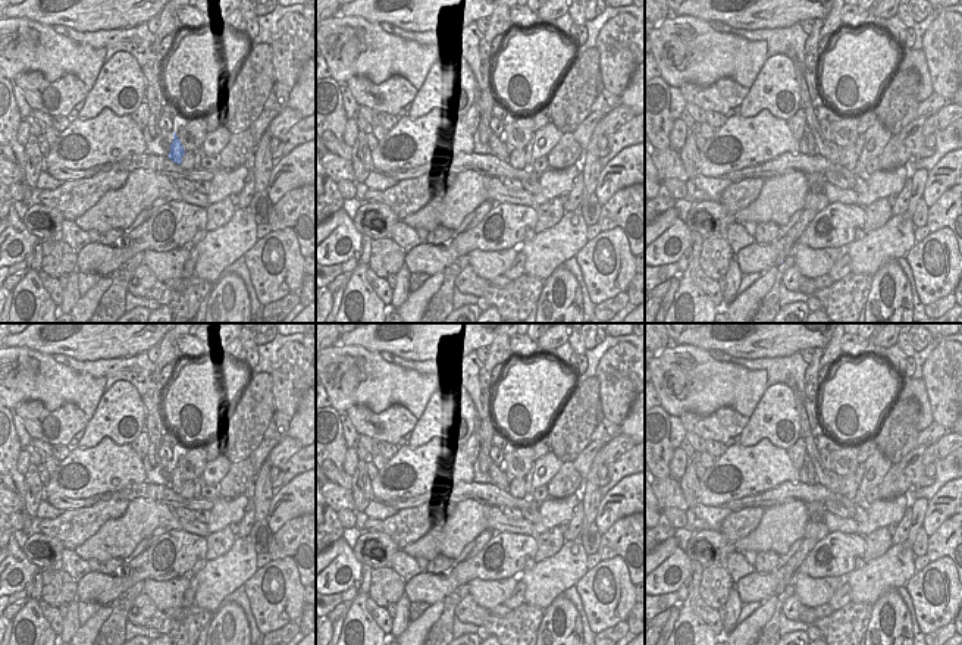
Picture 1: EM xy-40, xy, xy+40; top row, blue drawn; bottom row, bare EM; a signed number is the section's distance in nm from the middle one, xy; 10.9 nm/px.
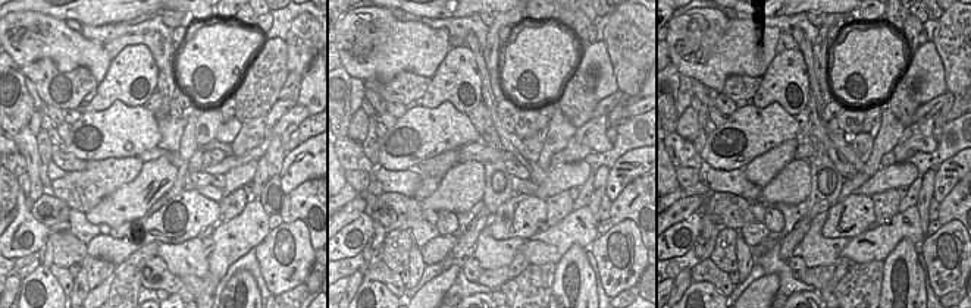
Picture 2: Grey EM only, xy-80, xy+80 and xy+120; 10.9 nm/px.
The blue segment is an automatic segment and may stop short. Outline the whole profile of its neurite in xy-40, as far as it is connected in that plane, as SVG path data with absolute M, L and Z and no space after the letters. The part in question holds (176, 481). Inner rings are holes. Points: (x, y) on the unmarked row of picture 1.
M173 461L173 470L170 473L170 480L167 486L173 492L181 494L184 483L185 483L184 475L181 473L181 469L178 467L178 464Z

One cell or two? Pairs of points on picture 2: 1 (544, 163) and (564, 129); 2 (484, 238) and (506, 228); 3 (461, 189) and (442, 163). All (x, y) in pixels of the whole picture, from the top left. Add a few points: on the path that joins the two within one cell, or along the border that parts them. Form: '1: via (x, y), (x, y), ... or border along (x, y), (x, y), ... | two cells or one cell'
1: via (547, 154), (561, 138) | one cell
2: border along (488, 225), (488, 232), (497, 239), (525, 239) | two cells
3: border along (457, 163), (442, 178) | two cells

